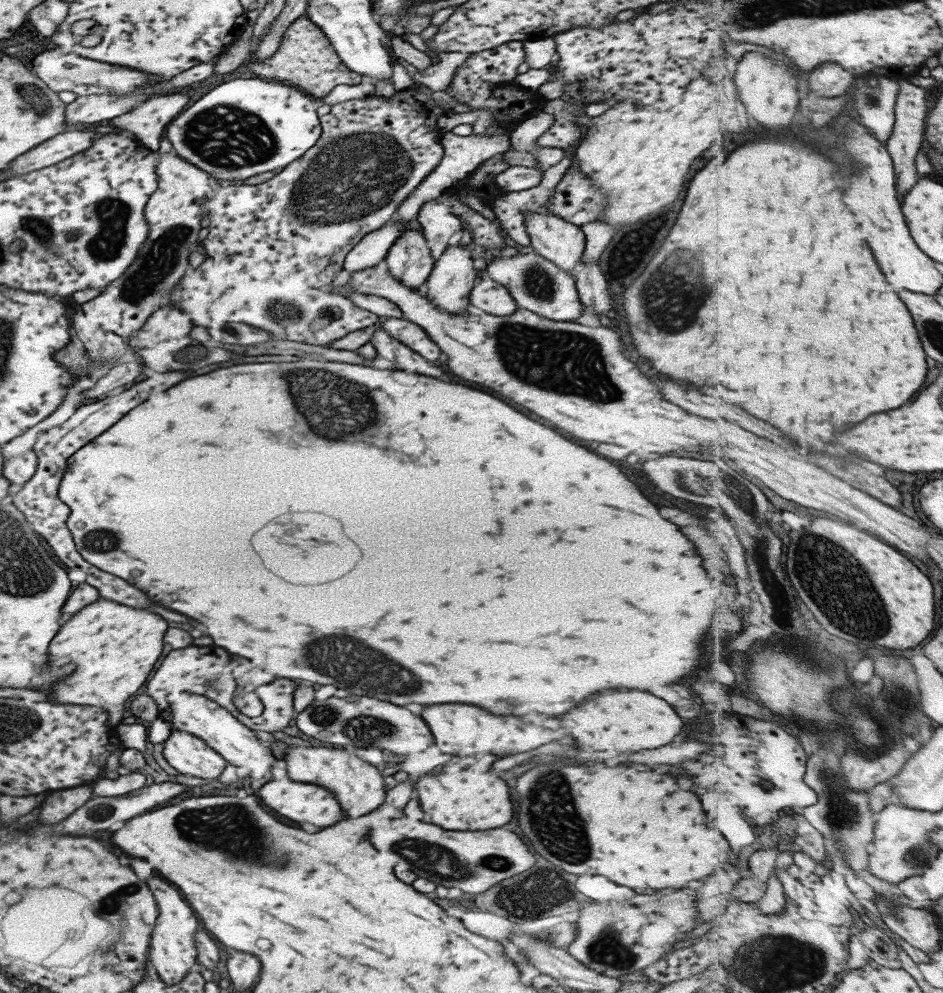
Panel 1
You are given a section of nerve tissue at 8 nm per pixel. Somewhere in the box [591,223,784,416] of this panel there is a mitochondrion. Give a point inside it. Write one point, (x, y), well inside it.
(670, 299)

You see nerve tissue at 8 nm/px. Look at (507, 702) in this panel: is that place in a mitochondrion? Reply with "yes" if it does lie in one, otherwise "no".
yes

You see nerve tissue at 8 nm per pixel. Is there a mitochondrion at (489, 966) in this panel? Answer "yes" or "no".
no

